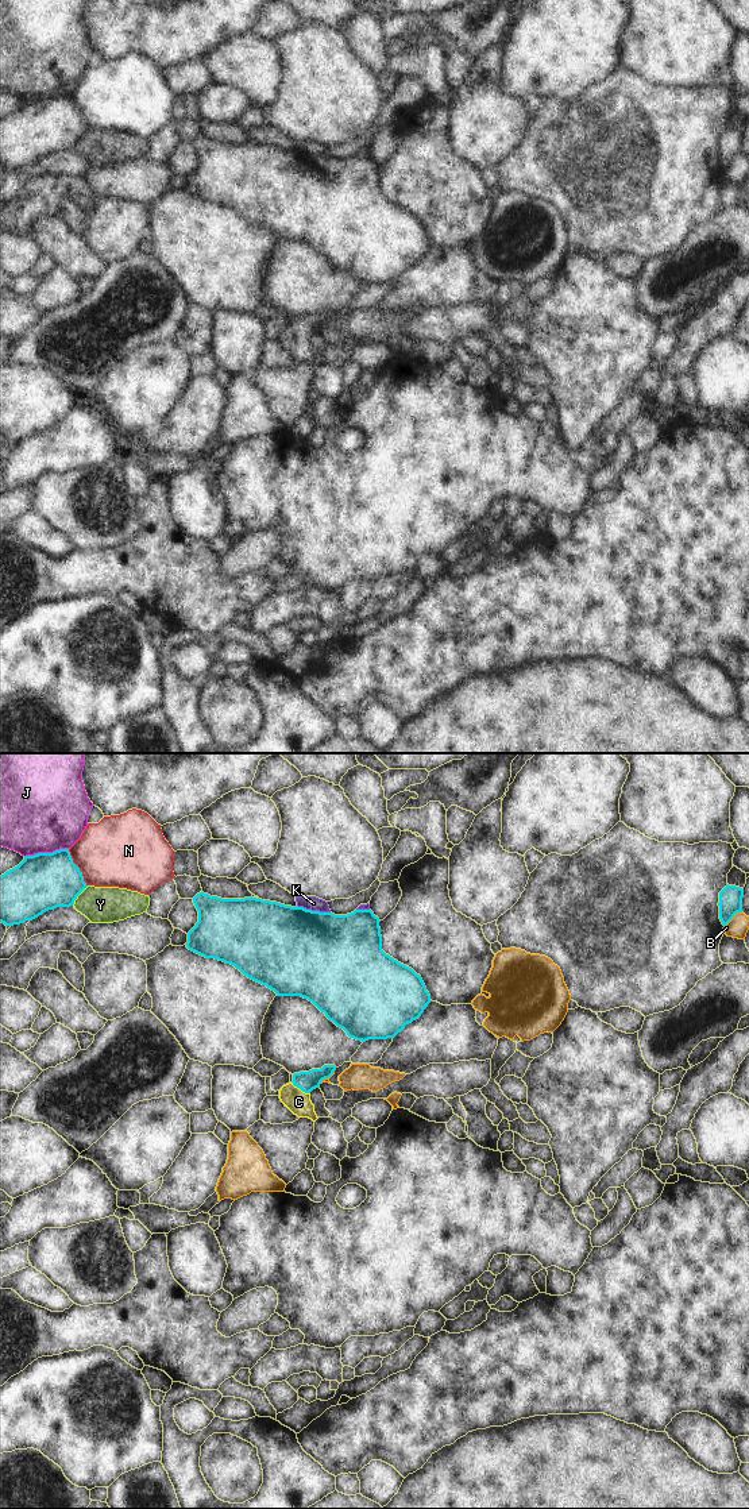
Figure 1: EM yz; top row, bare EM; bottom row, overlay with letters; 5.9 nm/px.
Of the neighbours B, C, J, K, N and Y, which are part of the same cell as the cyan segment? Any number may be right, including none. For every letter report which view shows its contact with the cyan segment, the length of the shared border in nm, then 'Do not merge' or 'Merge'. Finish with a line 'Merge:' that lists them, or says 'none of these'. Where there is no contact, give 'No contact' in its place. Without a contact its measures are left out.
B: Touches cyan in yz. Shared border 140 nm. Do not merge
C: Touches cyan in yz. Shared border 130 nm. Merge
J: Touches cyan in yz. Shared border 280 nm. Do not merge
K: Touches cyan in yz. Shared border 200 nm. Do not merge
N: Touches cyan in yz. Shared border 260 nm. Do not merge
Y: Touches cyan in yz. Shared border 160 nm. Do not merge
Merge: C.

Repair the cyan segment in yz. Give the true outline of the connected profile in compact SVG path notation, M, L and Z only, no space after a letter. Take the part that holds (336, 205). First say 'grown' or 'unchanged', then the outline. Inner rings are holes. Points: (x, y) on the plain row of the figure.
unchanged; M204 136L193 147L198 166L188 177L189 194L233 209L277 240L308 243L350 282L394 282L432 246L421 220L382 194L381 165L371 154L335 159L252 140L221 143Z

